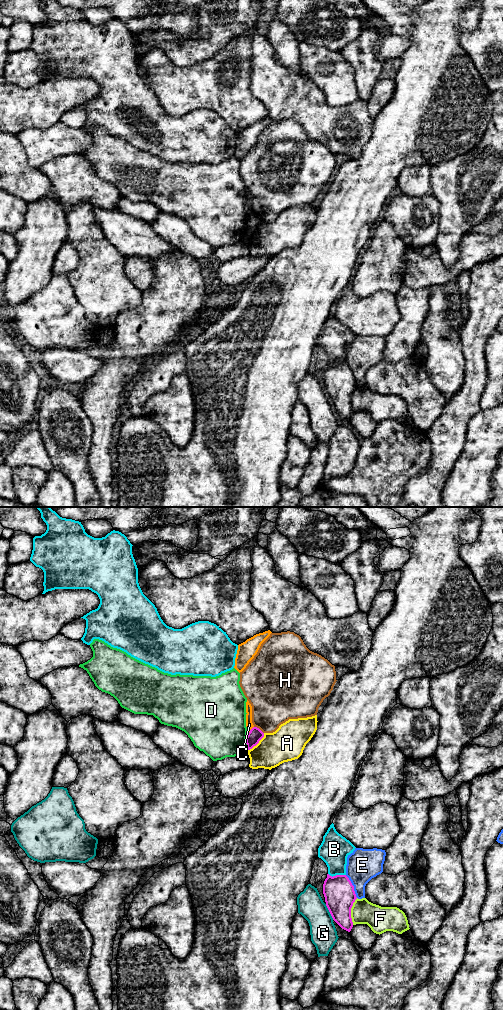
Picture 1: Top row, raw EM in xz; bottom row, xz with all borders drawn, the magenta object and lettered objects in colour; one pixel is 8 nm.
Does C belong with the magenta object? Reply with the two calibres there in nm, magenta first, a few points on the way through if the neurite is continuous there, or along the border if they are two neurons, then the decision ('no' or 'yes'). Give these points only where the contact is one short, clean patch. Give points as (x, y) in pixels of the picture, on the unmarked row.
calibres 110 and 60 nm; border xz (253, 214), (247, 223); no

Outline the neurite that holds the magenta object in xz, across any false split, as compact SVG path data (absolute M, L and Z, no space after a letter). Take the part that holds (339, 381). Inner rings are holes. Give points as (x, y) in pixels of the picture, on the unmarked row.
M346 363L330 364L323 372L326 394L333 408L344 418L350 420L353 415L351 396L357 387L354 374Z

